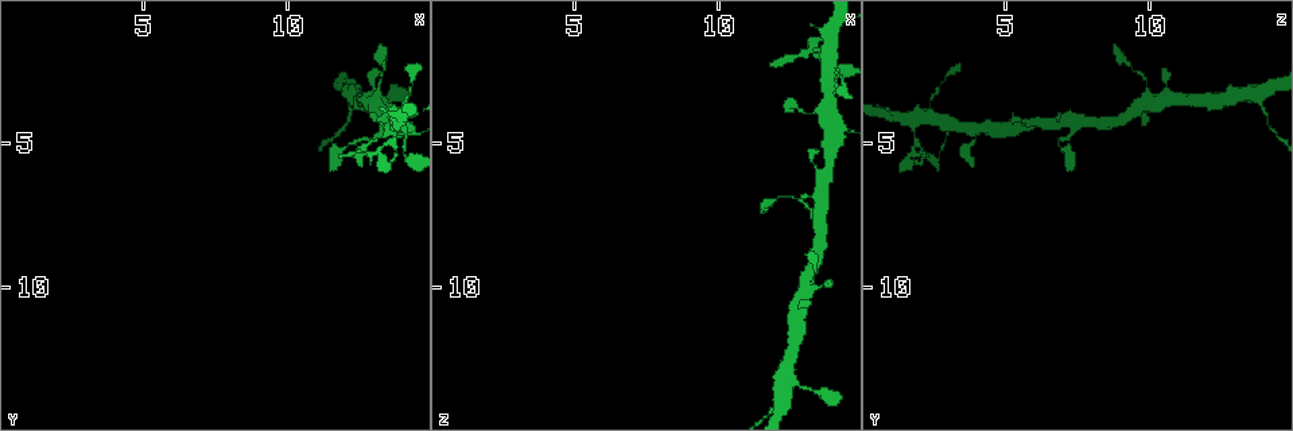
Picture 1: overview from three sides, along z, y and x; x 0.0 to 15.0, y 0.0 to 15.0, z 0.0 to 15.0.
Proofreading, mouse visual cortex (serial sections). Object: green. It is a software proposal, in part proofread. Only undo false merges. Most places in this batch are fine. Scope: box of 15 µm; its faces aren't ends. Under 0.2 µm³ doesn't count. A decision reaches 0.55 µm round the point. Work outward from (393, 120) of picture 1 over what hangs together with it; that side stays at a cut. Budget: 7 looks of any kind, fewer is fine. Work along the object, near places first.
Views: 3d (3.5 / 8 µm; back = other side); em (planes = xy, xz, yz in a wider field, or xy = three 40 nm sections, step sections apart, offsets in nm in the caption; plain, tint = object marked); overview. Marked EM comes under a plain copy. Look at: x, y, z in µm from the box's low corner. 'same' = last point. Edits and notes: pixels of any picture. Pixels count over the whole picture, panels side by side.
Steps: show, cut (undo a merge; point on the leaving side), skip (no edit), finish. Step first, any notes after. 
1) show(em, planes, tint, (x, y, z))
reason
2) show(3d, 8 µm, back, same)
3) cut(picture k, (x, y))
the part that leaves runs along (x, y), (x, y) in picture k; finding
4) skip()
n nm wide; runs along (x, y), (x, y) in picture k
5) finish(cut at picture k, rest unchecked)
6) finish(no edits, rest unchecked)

show(3d, 3.5 µm, (14.0, 4.5, 4.5))
thick turns thin

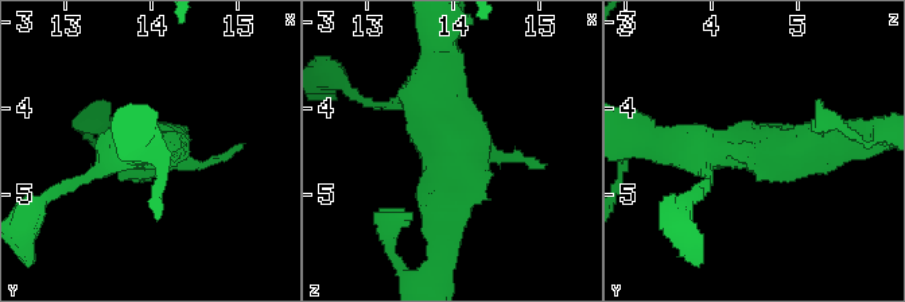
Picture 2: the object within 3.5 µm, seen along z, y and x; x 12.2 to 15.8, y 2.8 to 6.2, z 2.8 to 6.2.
show(em, xy, step 5, tint, (13.90, 4.50, 4.45))
3 arms; arms of 100, 500, 500 nm; need the tissue

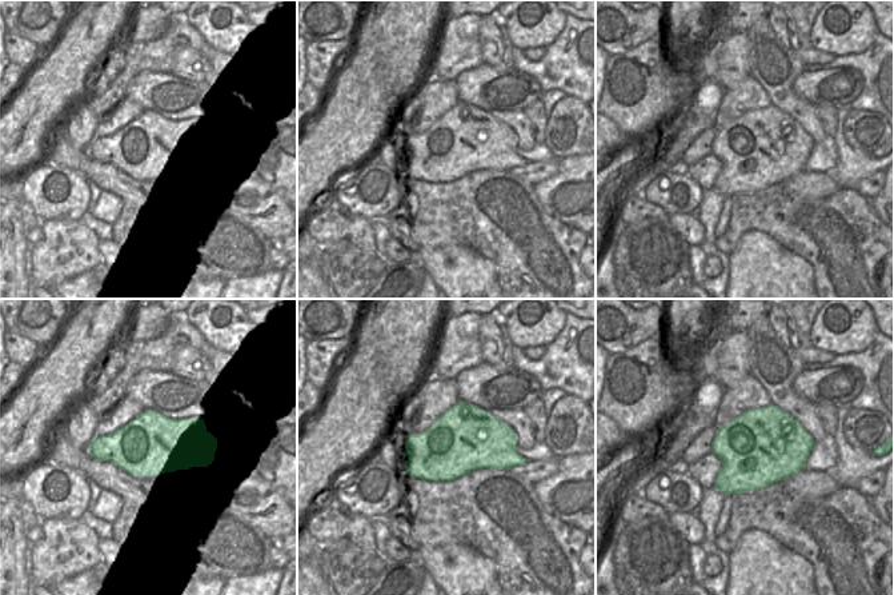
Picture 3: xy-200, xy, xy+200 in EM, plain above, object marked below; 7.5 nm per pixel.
skip()
runs along (439, 57), (443, 237) in picture 2; all the same cell

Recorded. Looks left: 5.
show(3d, 3.5 µm, (14.1, 5.4, 2.8))
sharp bend

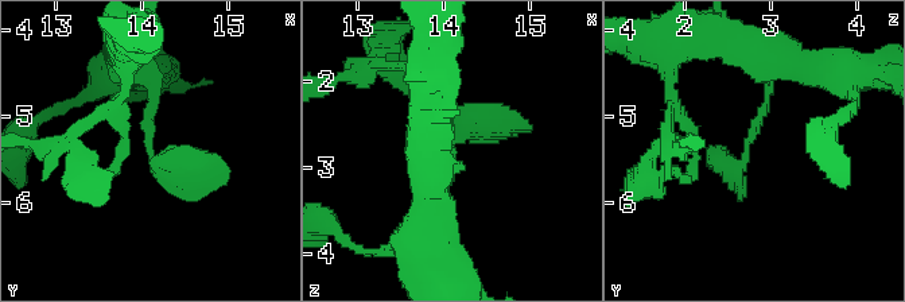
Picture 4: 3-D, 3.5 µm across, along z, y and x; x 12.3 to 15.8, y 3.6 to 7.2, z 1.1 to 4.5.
show(em, xy, step 5, tint, (14.10, 5.50, 2.70))
arms of 100, 250 nm

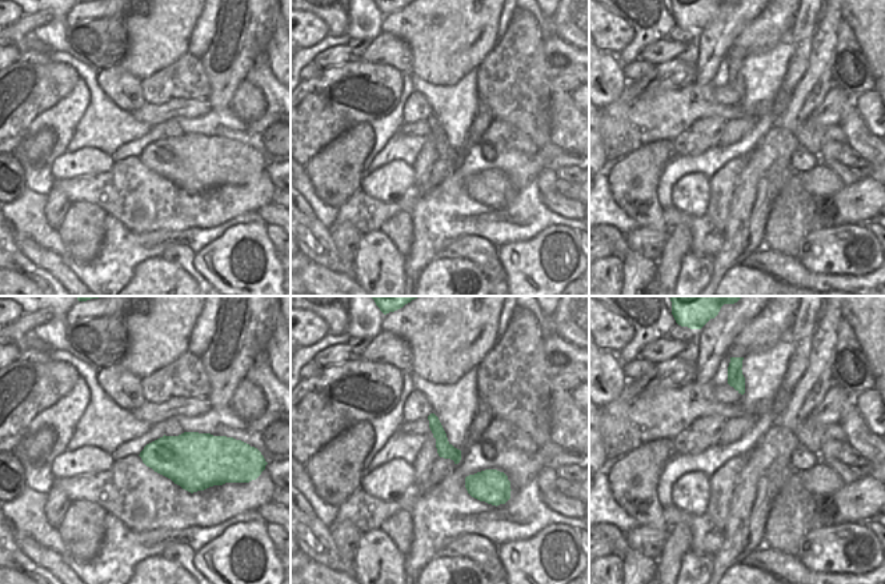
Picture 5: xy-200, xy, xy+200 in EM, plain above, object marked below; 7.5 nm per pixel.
skip()
continuous, no second cell

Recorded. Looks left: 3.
show(3d, 3.5 µm, (12.1, 3.7, 13.9))
small branch off a trunk

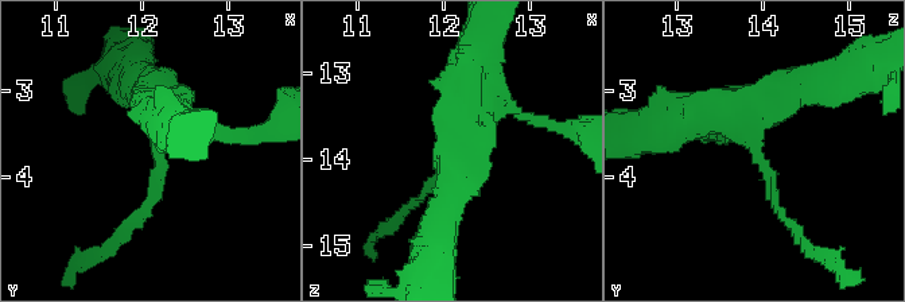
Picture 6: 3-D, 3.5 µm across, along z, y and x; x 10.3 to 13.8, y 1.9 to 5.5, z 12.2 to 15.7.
show(em, xy, step 2, tint, (12.15, 3.75, 13.95))
now the EM

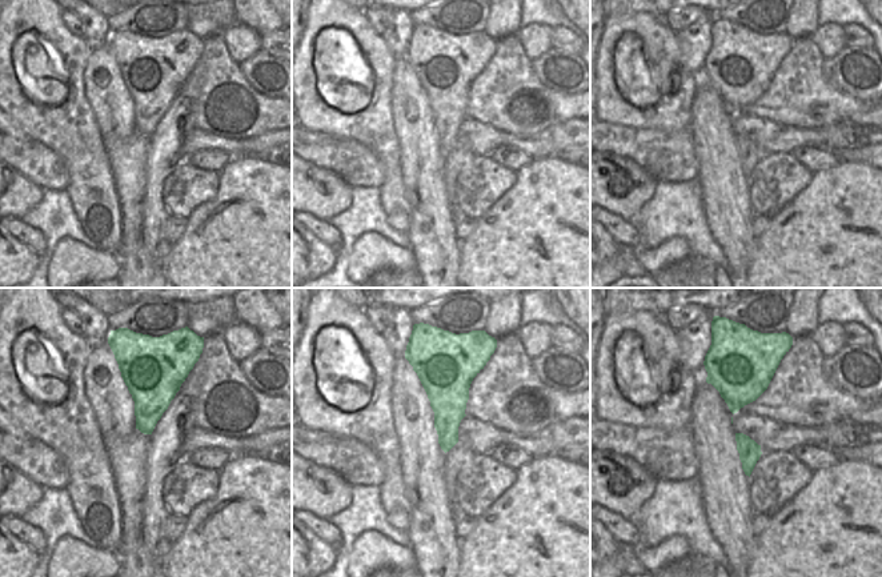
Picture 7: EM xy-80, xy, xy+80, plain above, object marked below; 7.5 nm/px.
skip()
3 arms; arms of 150, 500, 500 nm; runs along (699, 115), (740, 115), (754, 131), (792, 227) in picture 6; continuous, no second cell

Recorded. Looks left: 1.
finish(no edits, rest unchecked)

